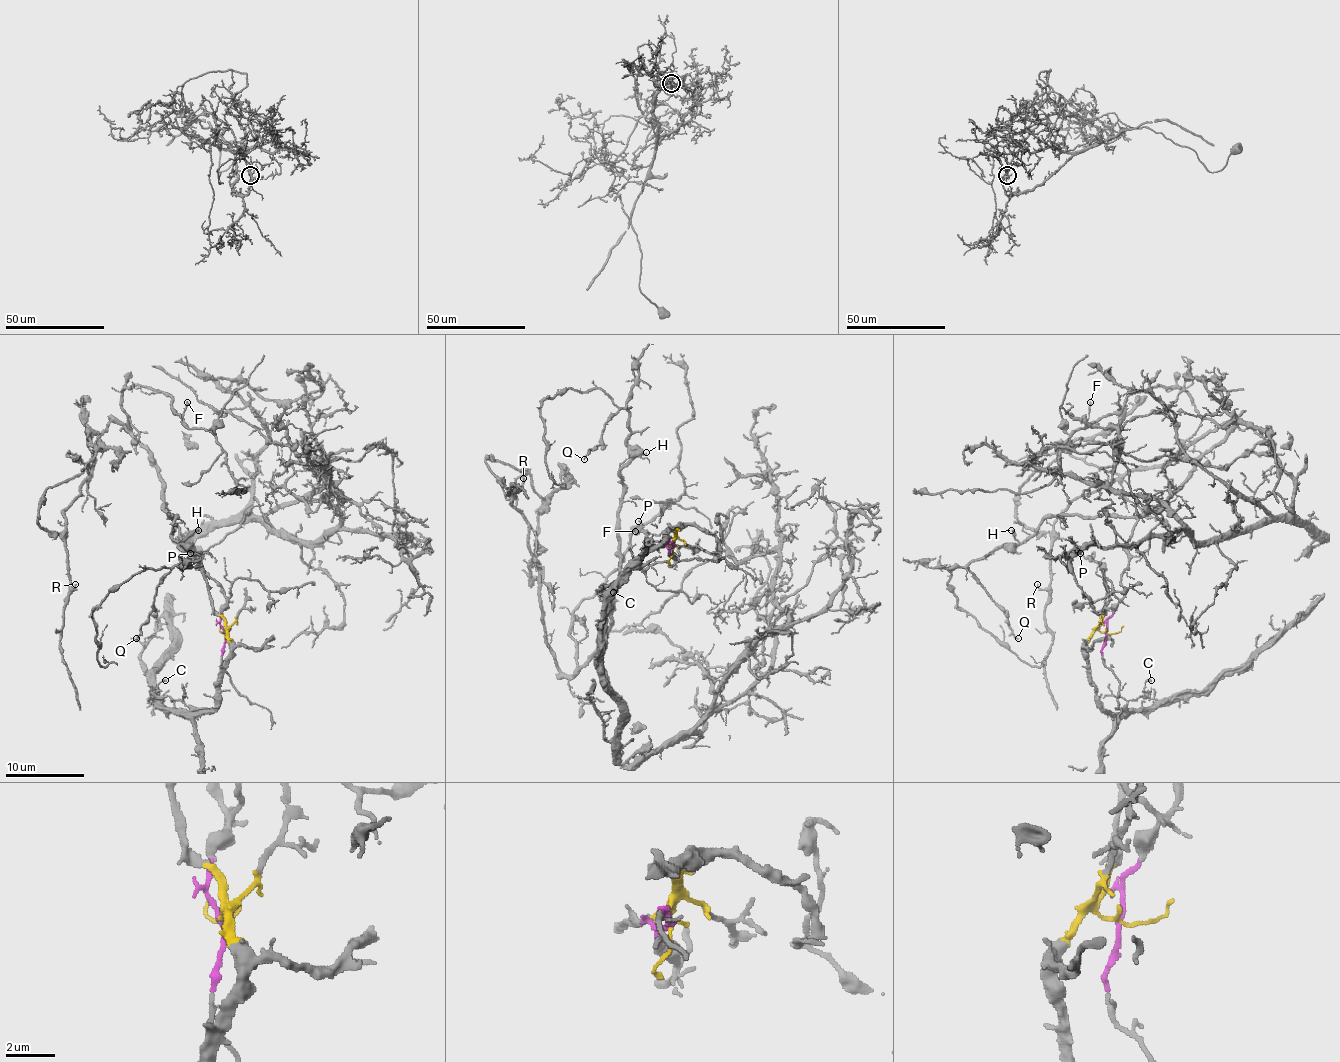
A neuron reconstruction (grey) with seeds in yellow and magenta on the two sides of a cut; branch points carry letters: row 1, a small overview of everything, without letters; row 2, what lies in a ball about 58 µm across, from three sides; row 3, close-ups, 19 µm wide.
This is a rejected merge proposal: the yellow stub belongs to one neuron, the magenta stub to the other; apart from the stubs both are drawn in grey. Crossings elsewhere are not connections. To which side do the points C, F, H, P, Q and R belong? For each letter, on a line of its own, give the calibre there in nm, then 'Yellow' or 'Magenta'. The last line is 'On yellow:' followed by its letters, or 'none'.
C: Thickness 180 nm. Yellow
F: Thickness 200 nm. Magenta
H: Thickness 180 nm. Magenta
P: Thickness 110 nm. Yellow
Q: Thickness 110 nm. Magenta
R: Thickness 170 nm. Magenta
On yellow: C, P

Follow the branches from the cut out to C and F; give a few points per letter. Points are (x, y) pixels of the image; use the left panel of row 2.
C: (225, 633), (231, 659), (211, 710), (194, 714), (180, 700), (158, 696), (156, 686), (166, 680)
F: (225, 633), (223, 589), (166, 510), (160, 469), (128, 427), (122, 390), (164, 392), (182, 421), (188, 402)

